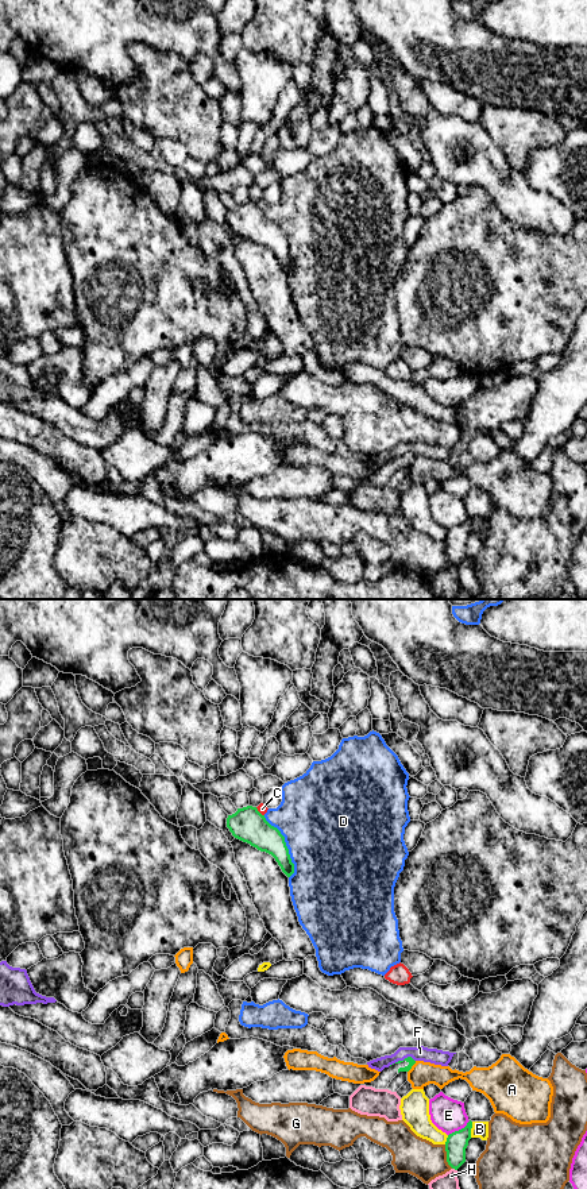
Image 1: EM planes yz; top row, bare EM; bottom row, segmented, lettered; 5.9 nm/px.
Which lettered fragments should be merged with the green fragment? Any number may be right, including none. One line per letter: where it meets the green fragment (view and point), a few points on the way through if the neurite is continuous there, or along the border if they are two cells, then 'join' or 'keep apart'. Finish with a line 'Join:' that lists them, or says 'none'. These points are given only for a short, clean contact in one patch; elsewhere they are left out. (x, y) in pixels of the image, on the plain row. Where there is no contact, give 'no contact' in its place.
A: contact yz (412, 460); keep apart
B: contact yz (470, 525); keep apart
C: contact yz (258, 207); keep apart
D: contact yz (286, 242); keep apart
E: contact yz (459, 525); keep apart
F: contact yz (401, 456); border yz (414, 455), (408, 452), (389, 460); keep apart
G: contact yz (447, 552); keep apart
H: contact yz (455, 564); keep apart
Join: none

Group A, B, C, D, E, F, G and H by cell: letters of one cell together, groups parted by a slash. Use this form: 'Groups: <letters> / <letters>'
Groups: A / B / C / D / E / F / G / H

